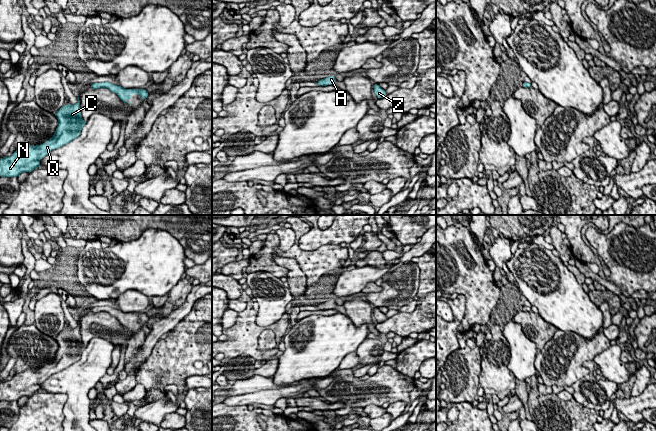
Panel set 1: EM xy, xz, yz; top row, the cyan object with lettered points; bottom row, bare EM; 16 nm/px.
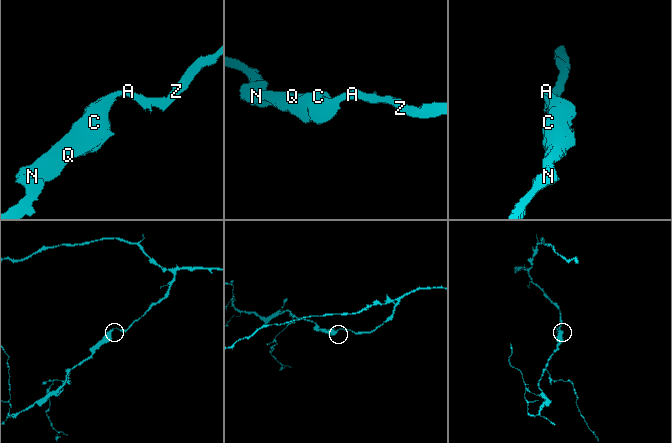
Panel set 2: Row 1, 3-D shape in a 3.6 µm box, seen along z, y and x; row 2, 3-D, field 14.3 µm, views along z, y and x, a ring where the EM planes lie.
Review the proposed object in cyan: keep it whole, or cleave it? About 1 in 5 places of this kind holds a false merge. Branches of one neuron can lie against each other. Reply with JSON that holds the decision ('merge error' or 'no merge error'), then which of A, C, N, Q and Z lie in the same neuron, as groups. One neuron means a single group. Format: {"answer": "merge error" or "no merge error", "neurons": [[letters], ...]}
{"answer": "no merge error", "neurons": [["A", "C", "N", "Q", "Z"]]}

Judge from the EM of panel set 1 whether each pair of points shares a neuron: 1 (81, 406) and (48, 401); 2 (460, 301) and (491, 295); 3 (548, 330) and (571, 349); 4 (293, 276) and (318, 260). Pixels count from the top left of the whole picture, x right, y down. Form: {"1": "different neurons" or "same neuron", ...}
{"1": "different neurons", "2": "different neurons", "3": "different neurons", "4": "different neurons"}

